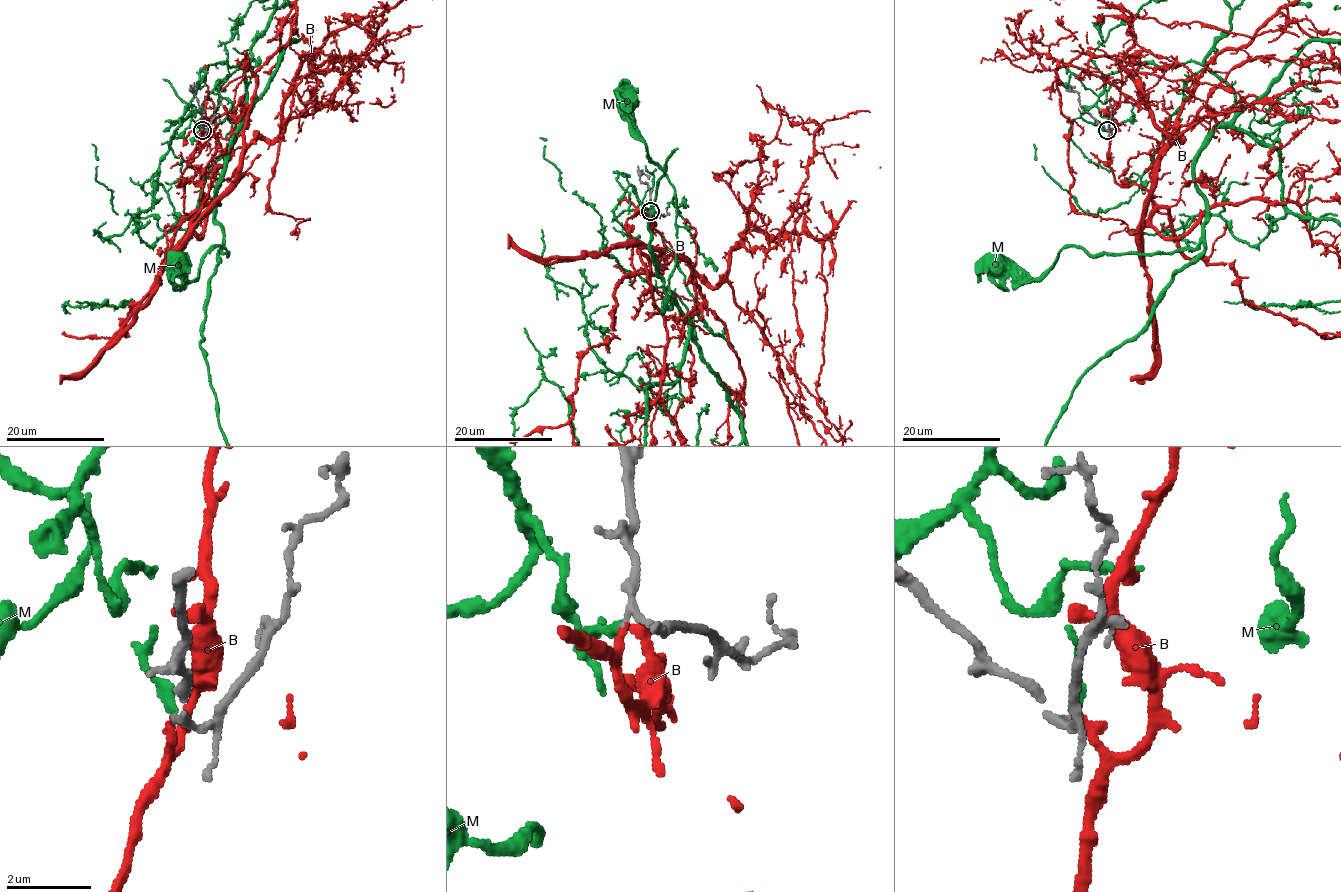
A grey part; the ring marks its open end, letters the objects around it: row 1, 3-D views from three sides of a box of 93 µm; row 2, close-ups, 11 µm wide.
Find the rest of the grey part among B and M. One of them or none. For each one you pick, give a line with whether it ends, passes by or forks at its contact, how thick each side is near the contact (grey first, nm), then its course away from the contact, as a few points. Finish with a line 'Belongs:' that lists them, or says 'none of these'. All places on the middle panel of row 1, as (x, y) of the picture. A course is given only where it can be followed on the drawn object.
B: It ends there. Thickness 140 nm (grey) against 200 nm
Belongs: B

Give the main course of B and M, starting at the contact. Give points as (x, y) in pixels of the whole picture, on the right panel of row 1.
B: (1107, 129), (1117, 183), (1166, 214), (1144, 200), (1182, 140), (1122, 62), (1135, 15)
M: (1107, 129), (1128, 65), (1231, 89), (1195, 164), (1203, 239), (995, 265)

